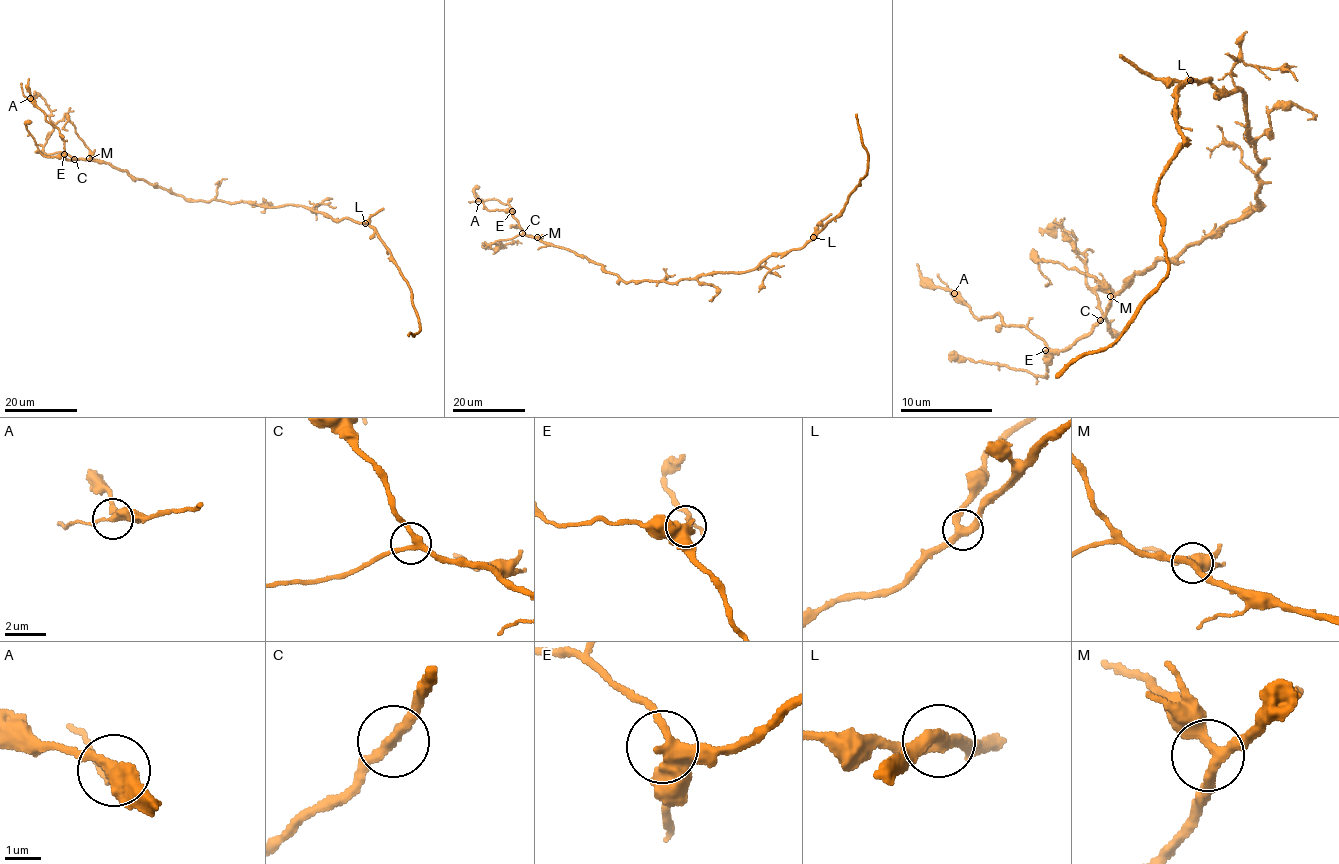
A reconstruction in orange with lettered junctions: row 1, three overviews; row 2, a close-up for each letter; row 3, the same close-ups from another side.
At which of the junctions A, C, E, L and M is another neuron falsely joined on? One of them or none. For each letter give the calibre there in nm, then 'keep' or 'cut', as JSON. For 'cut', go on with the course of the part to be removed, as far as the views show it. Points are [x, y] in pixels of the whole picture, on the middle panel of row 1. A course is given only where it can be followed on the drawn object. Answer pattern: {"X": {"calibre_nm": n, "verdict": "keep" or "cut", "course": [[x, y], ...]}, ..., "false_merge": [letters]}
{"A": {"calibre_nm": 320, "verdict": "keep"}, "C": {"calibre_nm": 240, "verdict": "keep"}, "E": {"calibre_nm": 360, "verdict": "keep"}, "L": {"calibre_nm": 320, "verdict": "keep"}, "M": {"calibre_nm": 320, "verdict": "keep"}, "false_merge": []}

